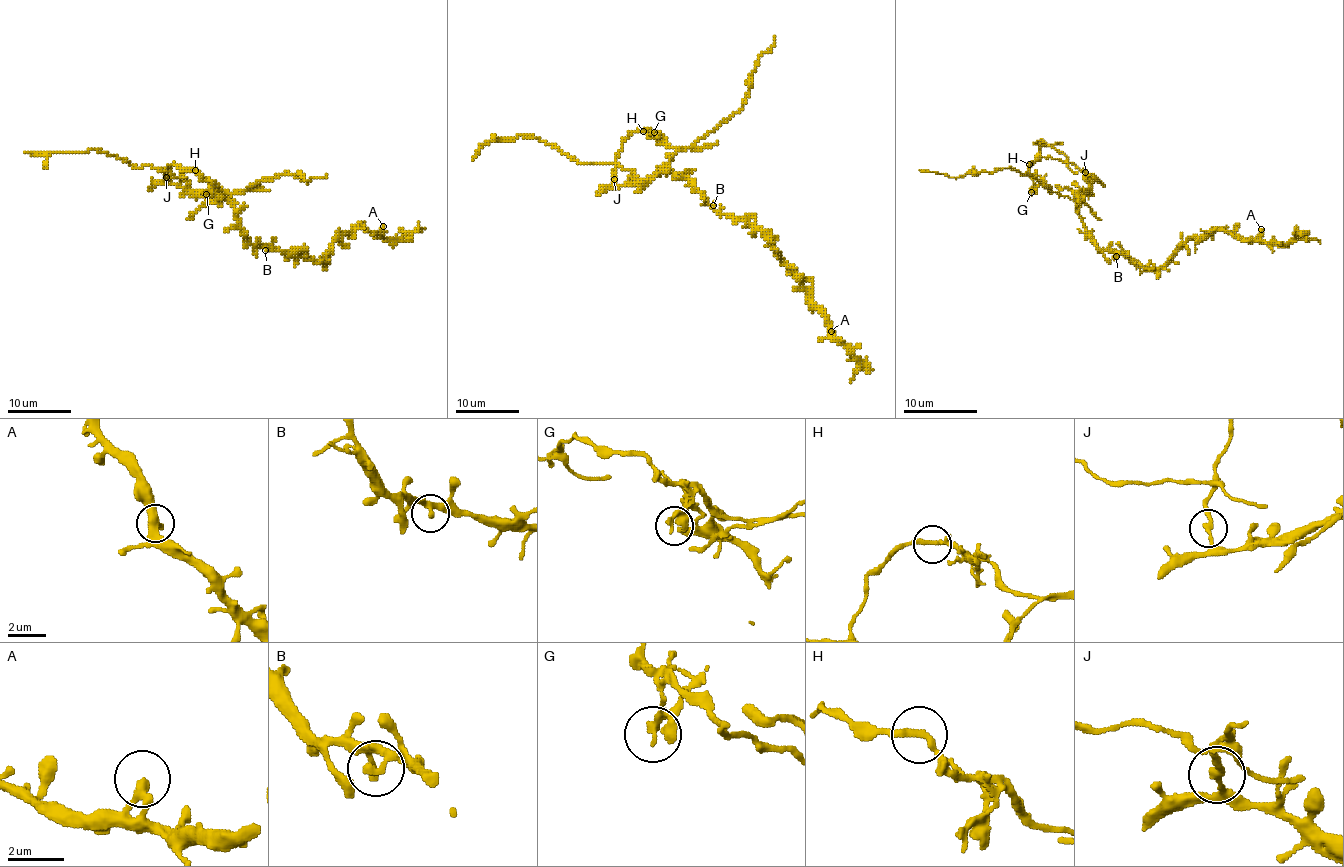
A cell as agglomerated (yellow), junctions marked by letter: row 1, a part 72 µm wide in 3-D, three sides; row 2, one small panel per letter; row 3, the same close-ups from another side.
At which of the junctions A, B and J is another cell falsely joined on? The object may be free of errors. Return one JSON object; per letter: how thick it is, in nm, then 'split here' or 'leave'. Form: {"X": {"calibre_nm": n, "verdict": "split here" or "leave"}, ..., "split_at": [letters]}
{"A": {"calibre_nm": 260, "verdict": "leave"}, "B": {"calibre_nm": 240, "verdict": "leave"}, "J": {"calibre_nm": 240, "verdict": "split here"}, "split_at": ["J"]}

